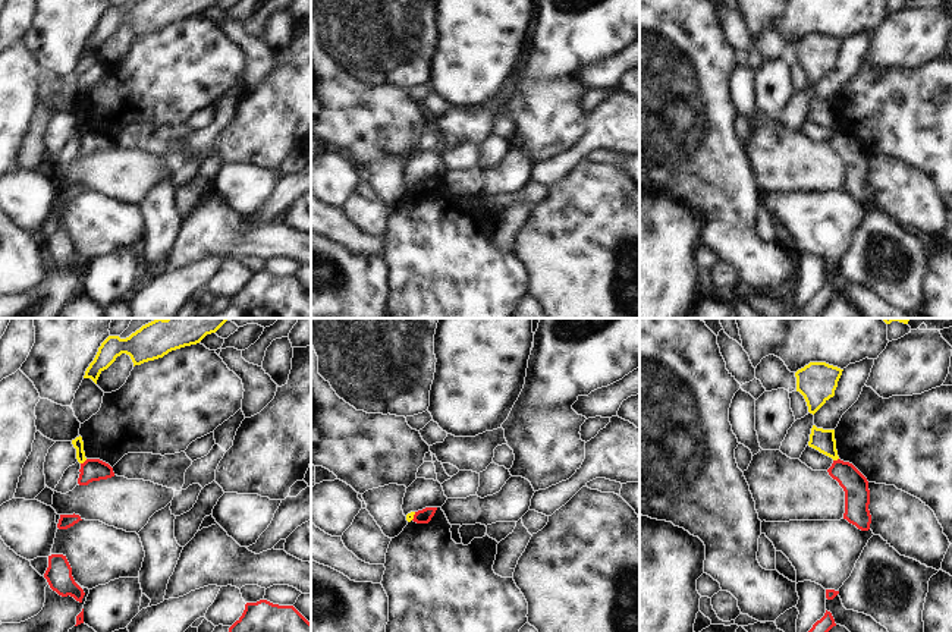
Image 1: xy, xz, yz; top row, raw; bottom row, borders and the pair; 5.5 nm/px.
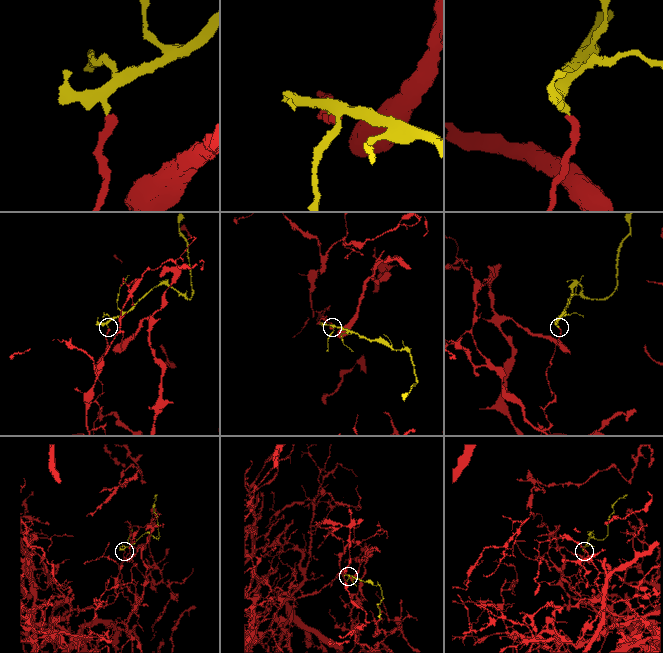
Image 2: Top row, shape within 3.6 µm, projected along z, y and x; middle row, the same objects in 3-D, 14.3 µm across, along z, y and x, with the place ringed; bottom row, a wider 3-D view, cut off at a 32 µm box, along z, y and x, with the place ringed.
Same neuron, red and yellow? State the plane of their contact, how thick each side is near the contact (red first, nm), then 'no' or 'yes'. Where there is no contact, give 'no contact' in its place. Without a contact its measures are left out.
meets red in xy; 130 nm thick on the red side, 60 nm on the other; no

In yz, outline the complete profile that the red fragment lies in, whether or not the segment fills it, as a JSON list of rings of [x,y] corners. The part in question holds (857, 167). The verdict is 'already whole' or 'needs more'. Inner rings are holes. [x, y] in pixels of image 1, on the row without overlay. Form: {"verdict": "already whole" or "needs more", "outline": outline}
{"verdict": "already whole", "outline": [[[841,131],[833,132],[827,144],[845,163],[843,191],[861,202],[868,202],[871,186],[868,182],[870,161],[867,150],[852,135]]]}

